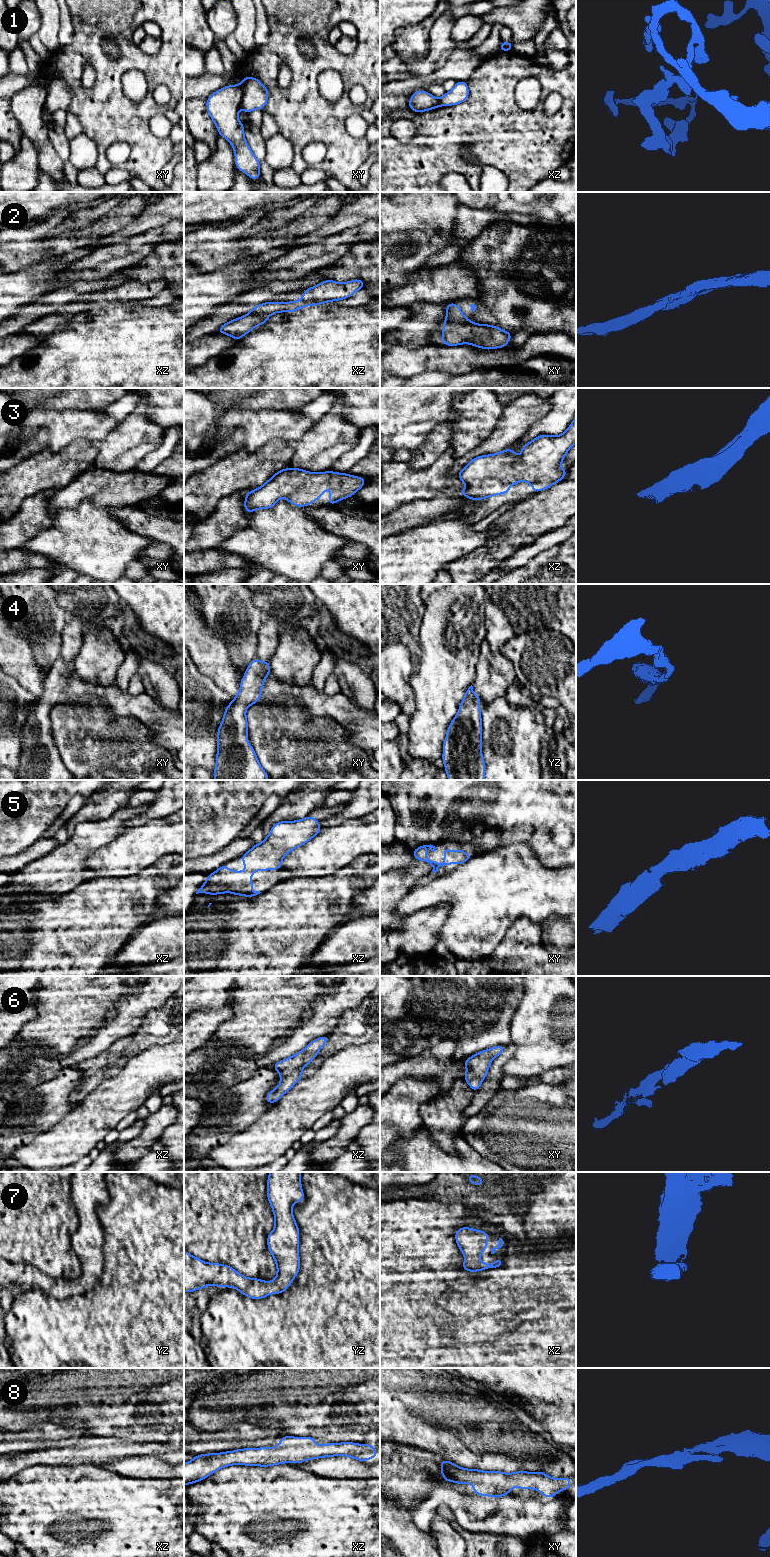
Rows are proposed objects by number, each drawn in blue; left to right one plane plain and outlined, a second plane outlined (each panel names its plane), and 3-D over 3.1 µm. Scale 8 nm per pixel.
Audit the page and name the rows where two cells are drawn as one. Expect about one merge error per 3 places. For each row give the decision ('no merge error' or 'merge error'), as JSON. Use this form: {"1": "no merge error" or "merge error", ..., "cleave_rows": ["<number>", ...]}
{"1": "merge error", "2": "no merge error", "3": "no merge error", "4": "no merge error", "5": "no merge error", "6": "no merge error", "7": "no merge error", "8": "no merge error", "cleave_rows": ["1"]}

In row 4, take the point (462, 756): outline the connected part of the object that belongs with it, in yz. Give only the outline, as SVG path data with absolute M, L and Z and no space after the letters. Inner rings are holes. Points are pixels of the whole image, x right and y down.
M471 685L460 703L458 713L451 721L443 745L442 760L448 780L484 780L486 766L482 756L482 719L480 698Z

